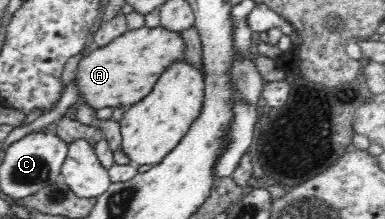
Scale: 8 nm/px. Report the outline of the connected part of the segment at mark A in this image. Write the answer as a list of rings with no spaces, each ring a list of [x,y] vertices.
[[[147,26],[123,33],[103,47],[83,56],[75,73],[80,97],[93,109],[129,107],[151,93],[160,75],[173,62],[184,59],[185,41],[179,33],[163,26]]]

